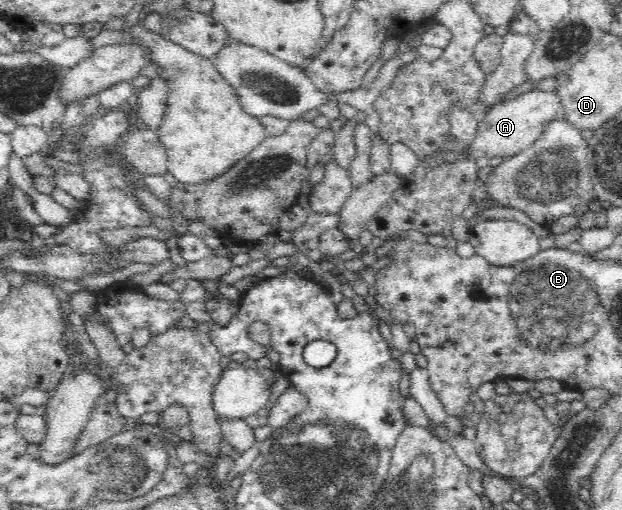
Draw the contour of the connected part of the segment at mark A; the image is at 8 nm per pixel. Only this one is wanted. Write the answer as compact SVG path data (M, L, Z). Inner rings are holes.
M529 91L505 99L478 118L478 129L472 144L472 157L489 154L494 157L513 157L536 142L552 121L566 120L565 108L557 91Z

